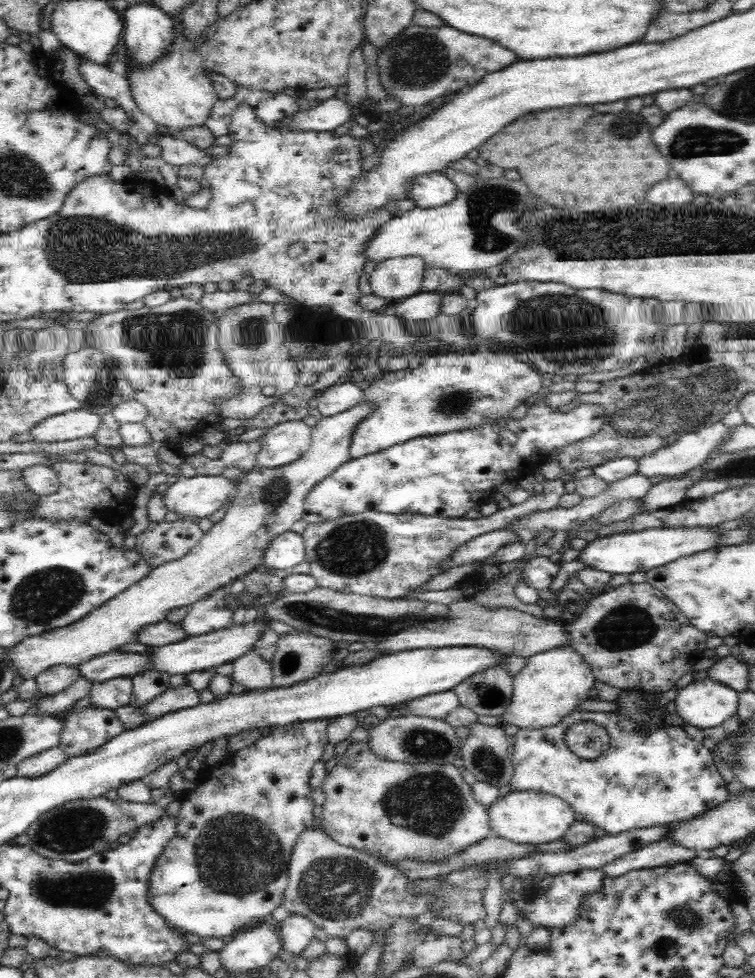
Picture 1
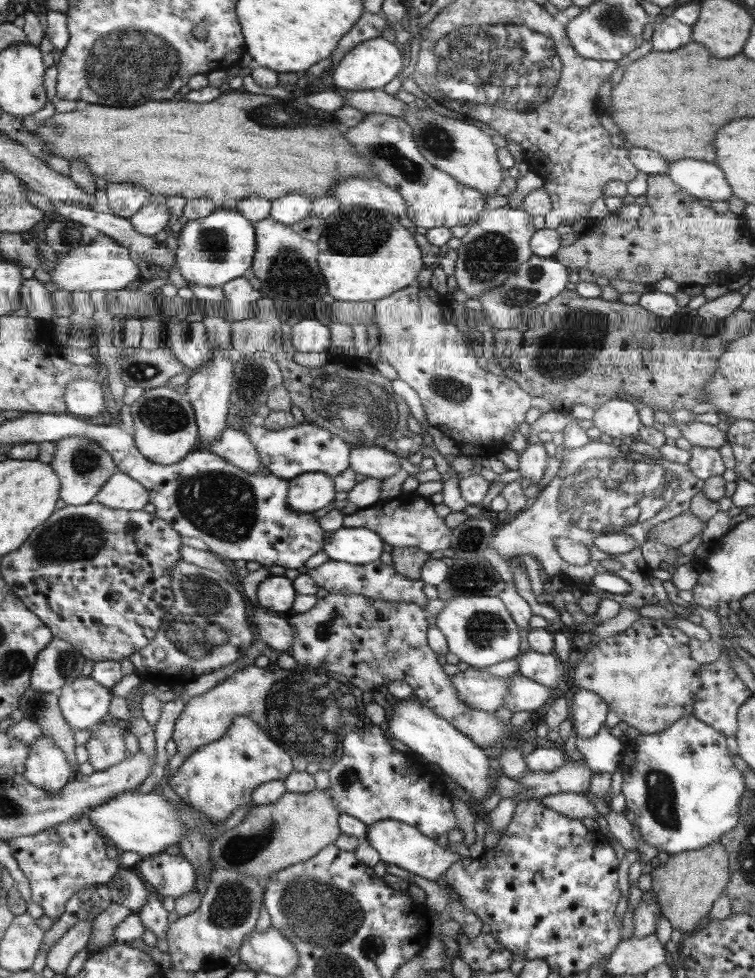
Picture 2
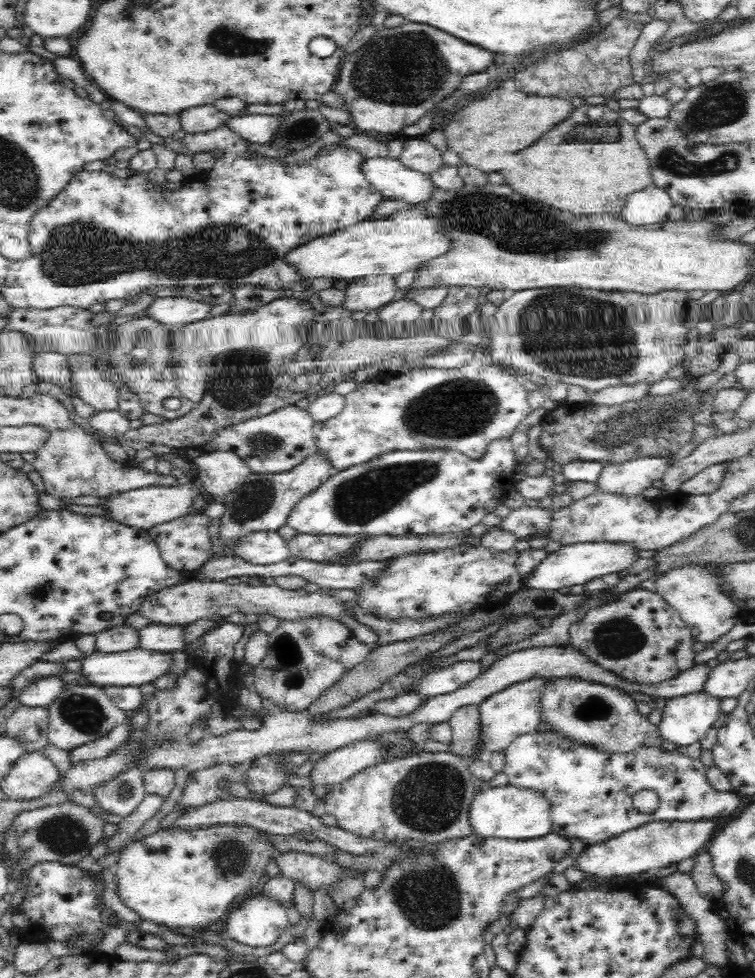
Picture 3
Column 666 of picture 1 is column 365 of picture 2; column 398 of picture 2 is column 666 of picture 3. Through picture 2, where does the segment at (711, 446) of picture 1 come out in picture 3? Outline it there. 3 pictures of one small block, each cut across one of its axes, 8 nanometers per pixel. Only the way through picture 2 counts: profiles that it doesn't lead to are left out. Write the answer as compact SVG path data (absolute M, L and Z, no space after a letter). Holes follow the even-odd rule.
M638 457L622 464L606 463L596 478L596 490L608 495L640 496L654 480L661 480L668 470L668 460Z

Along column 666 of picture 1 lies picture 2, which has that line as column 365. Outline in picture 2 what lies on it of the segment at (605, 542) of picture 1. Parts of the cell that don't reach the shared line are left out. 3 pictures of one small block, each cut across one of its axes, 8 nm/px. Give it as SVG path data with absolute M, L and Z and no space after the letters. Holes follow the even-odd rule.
M340 527L326 533L323 551L327 558L352 565L377 561L383 550L383 539L367 527Z

